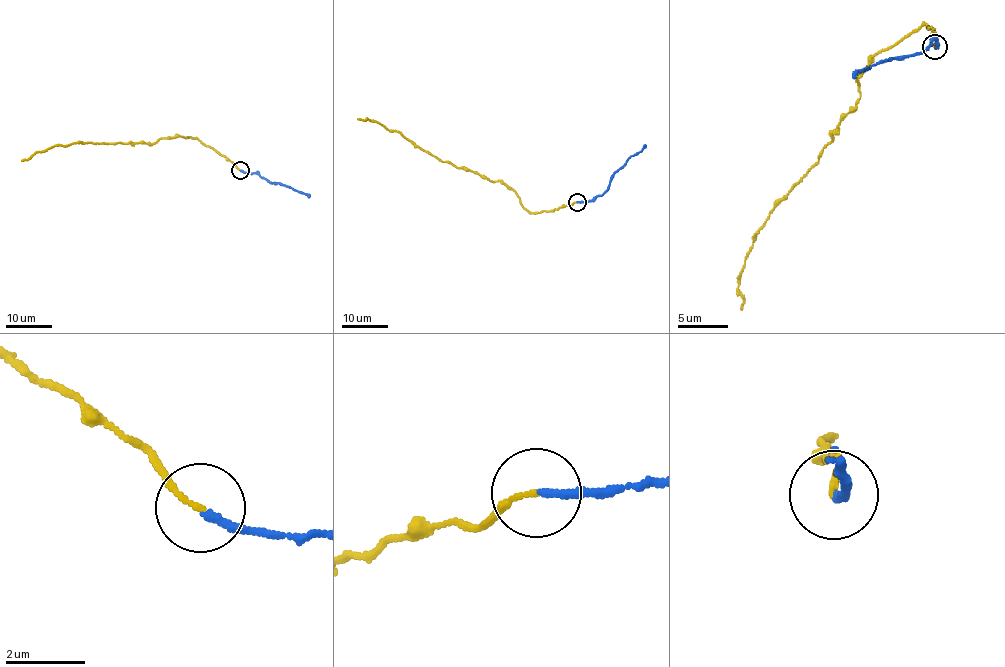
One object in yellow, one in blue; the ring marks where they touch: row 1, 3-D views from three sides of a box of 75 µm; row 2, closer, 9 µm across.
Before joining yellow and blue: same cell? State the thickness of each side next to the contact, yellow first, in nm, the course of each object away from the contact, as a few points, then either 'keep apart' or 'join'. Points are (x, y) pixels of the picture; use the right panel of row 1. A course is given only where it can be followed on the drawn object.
140 nm thick on the yellow side, 190 nm on the other; yellow runs (934, 48), (931, 28), (921, 27), (873, 55), (817, 164), (758, 231), (739, 277), (741, 309); blue runs (934, 48), (937, 38), (930, 48), (867, 66), (854, 74); keep apart

